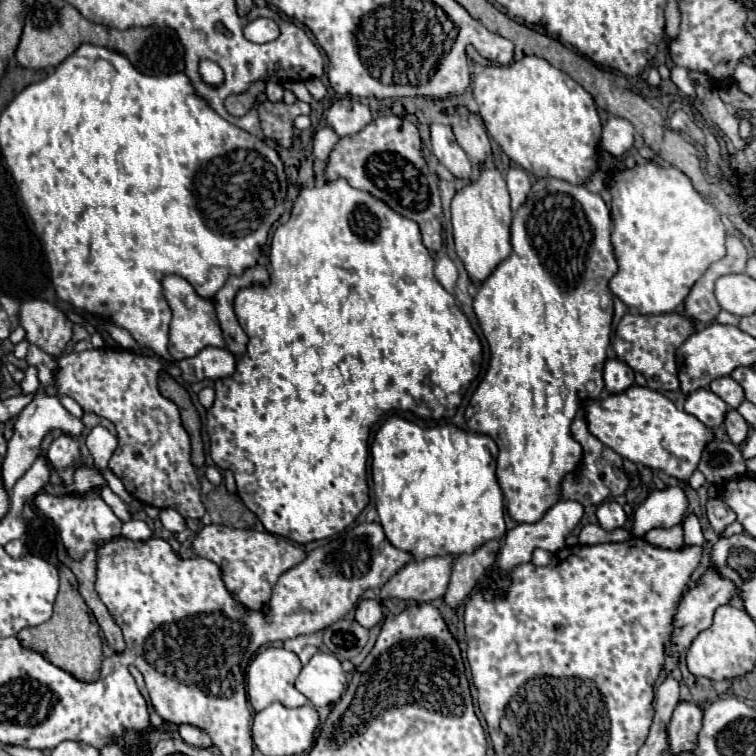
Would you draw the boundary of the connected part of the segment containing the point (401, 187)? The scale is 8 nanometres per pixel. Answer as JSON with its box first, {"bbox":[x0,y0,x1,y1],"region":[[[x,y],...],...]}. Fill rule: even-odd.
{"bbox":[324,114,442,252],"region":[[[394,114],[374,118],[358,134],[340,138],[328,156],[324,170],[326,182],[346,178],[352,188],[370,192],[374,198],[388,204],[396,214],[414,220],[420,226],[422,242],[430,252],[438,252],[442,246],[442,226],[436,216],[440,216],[440,194],[438,180],[430,174],[426,160],[420,150],[418,128]]]}

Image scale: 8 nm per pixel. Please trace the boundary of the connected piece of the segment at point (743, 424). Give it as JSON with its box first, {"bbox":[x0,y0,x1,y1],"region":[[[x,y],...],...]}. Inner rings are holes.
{"bbox":[724,408,748,446],"region":[[[728,408],[726,418],[724,418],[724,426],[730,436],[730,442],[734,442],[736,446],[748,438],[748,422],[742,418],[742,414],[738,410]]]}

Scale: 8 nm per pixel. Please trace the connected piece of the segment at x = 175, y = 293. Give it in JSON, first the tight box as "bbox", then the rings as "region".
{"bbox":[162,274,224,360],"region":[[[176,274],[166,276],[162,280],[162,288],[164,288],[164,296],[172,308],[172,314],[174,314],[172,324],[170,324],[170,342],[168,342],[168,352],[172,354],[174,360],[184,360],[184,358],[196,356],[206,346],[224,348],[222,330],[220,330],[220,324],[216,318],[214,304],[210,300],[198,296],[196,290],[192,288],[192,284]]]}

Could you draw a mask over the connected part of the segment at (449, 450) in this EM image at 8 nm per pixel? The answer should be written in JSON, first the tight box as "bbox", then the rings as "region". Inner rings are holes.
{"bbox":[372,416,506,560],"region":[[[390,416],[382,428],[374,436],[372,444],[372,480],[374,480],[374,494],[376,494],[376,510],[380,516],[380,524],[386,532],[386,538],[392,542],[392,546],[410,552],[414,560],[426,560],[432,556],[460,556],[462,552],[474,552],[474,548],[482,548],[482,544],[502,538],[506,534],[506,522],[504,522],[504,500],[502,500],[502,490],[496,482],[494,474],[494,452],[496,442],[486,436],[486,434],[476,434],[476,432],[462,432],[456,426],[440,426],[440,428],[420,428],[414,422],[408,422],[400,416]]]}

